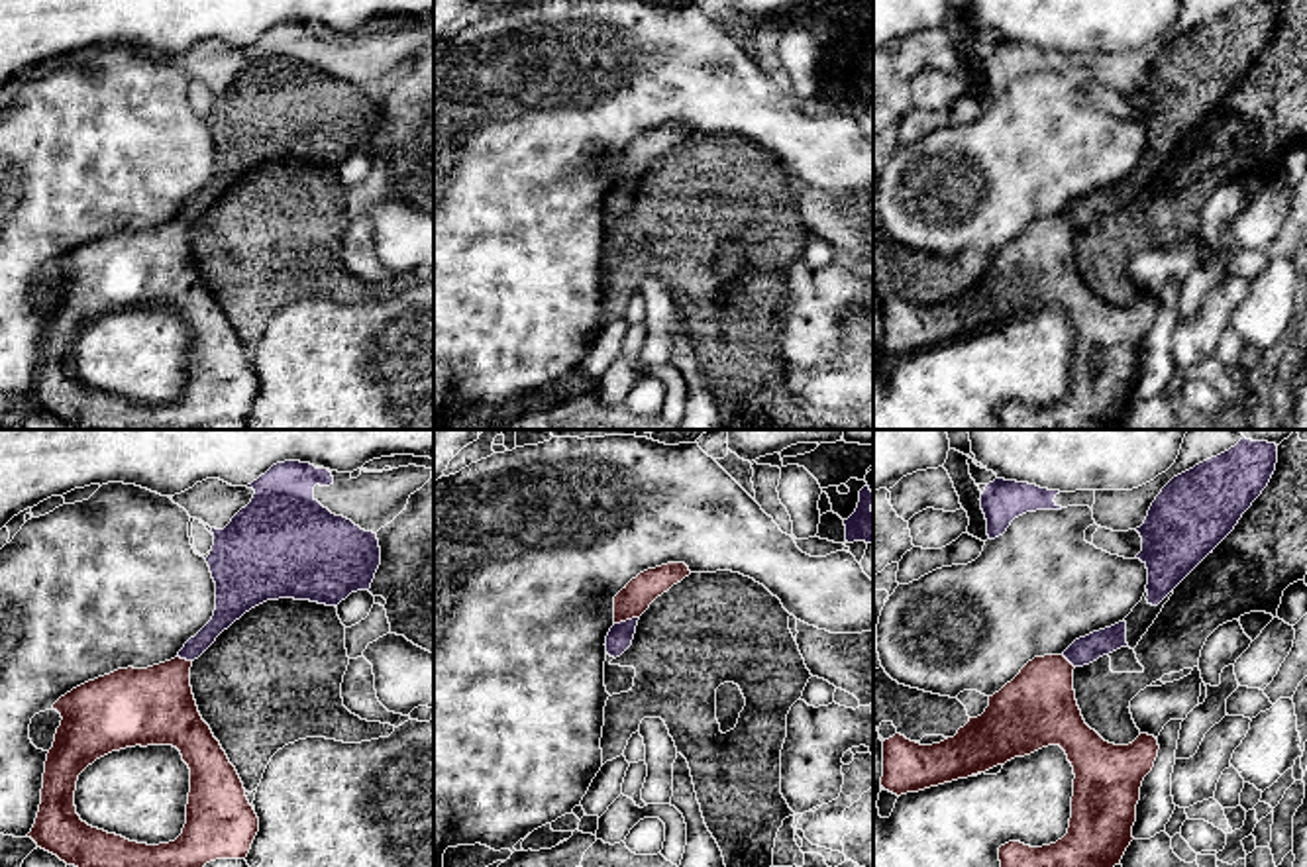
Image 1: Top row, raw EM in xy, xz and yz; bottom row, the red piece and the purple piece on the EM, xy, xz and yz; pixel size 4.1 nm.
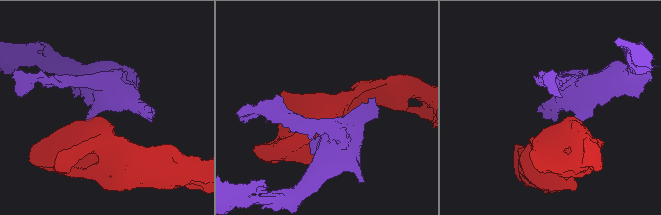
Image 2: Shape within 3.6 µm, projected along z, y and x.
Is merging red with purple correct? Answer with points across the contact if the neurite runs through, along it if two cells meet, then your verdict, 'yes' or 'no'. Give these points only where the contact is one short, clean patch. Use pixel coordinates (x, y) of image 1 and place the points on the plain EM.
border xz (638, 177), (615, 185); no

